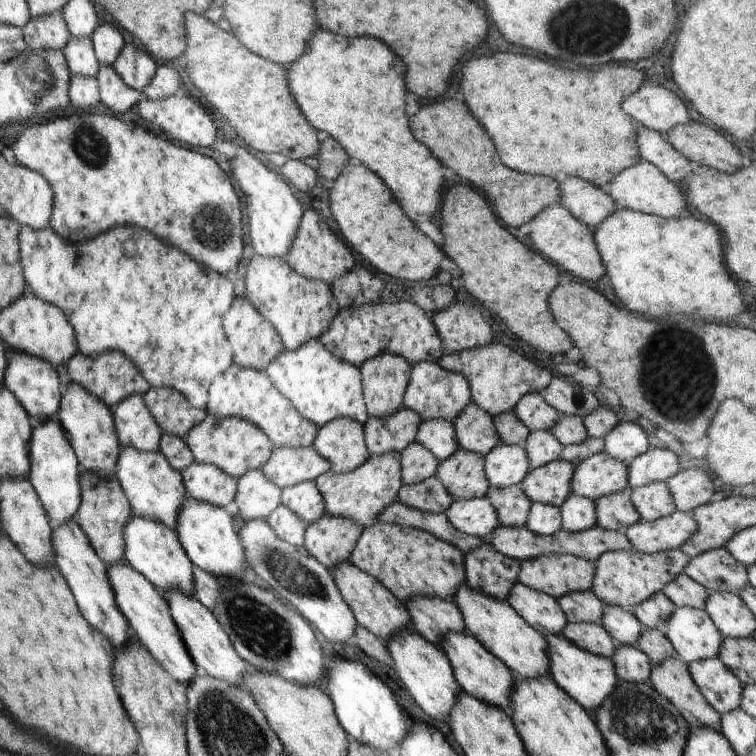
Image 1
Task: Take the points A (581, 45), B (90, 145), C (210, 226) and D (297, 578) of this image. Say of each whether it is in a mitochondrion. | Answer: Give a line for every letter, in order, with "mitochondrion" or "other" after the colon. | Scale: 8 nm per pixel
A: mitochondrion
B: mitochondrion
C: mitochondrion
D: mitochondrion

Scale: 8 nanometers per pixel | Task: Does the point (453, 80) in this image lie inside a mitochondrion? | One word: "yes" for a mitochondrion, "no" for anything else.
no

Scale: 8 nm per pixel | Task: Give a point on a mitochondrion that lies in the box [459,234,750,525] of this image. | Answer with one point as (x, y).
(678, 377)

